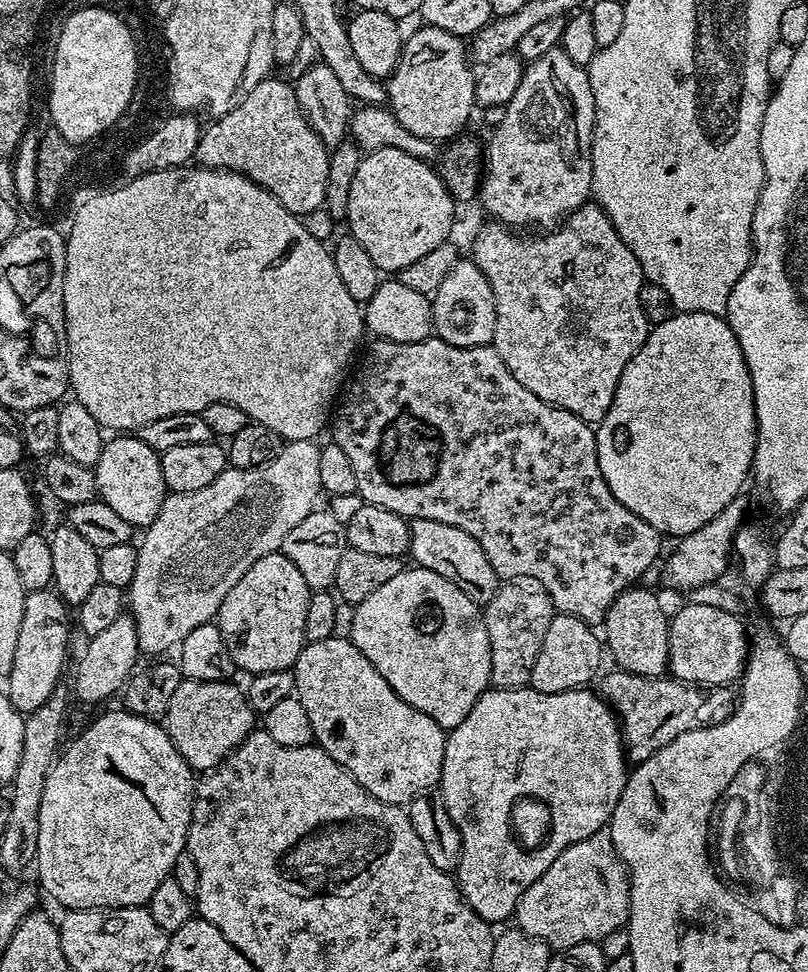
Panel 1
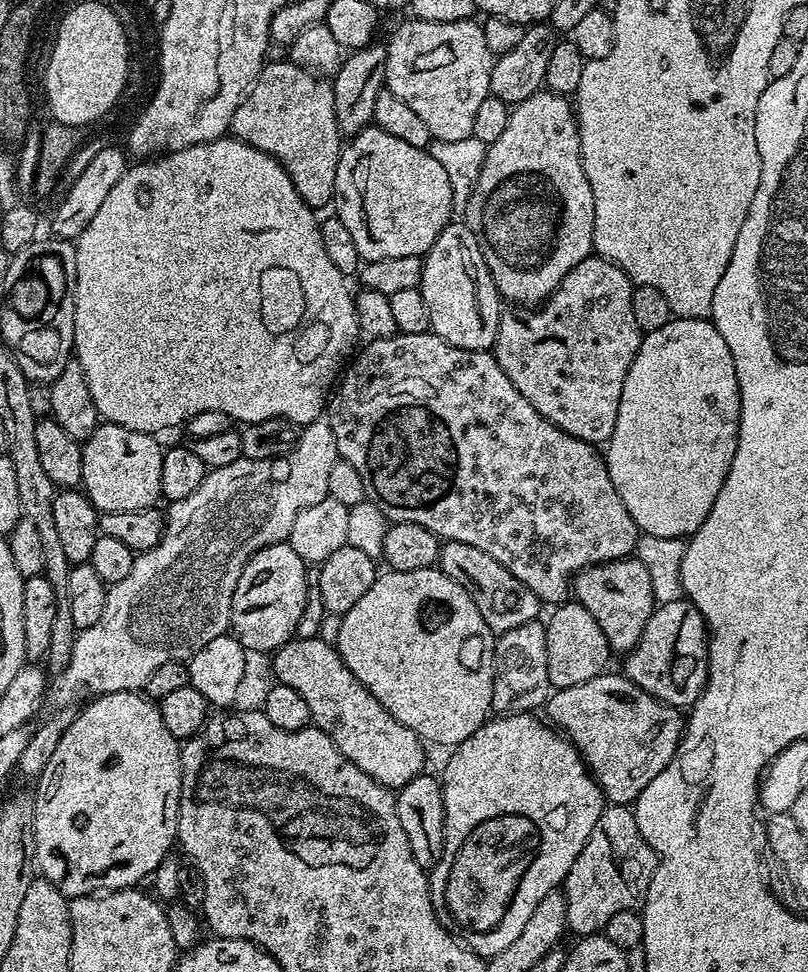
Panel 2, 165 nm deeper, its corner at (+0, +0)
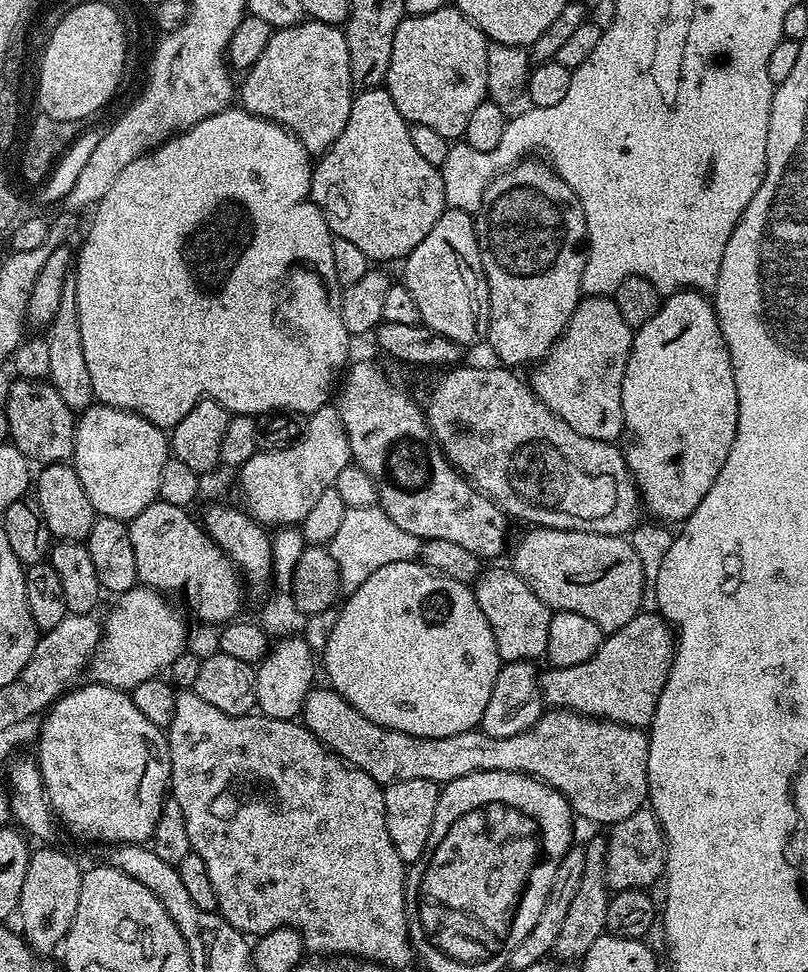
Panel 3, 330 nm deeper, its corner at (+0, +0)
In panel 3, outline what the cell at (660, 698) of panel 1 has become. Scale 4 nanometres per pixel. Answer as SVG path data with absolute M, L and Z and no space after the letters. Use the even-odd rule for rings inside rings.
M313 687L304 700L304 727L309 728L323 744L327 744L341 760L354 768L361 768L382 786L410 778L426 778L443 786L451 780L475 772L524 772L560 791L579 819L581 816L592 824L605 826L630 818L630 814L641 811L648 800L648 732L645 729L631 728L629 724L619 724L617 720L585 716L571 710L548 710L532 727L506 738L487 736L482 730L463 732L446 738L422 738L405 732L389 732L381 724L370 722L361 712L351 708L331 687L320 687Z

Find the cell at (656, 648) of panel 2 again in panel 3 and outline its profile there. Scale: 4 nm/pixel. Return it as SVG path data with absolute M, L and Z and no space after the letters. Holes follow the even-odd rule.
M641 611L622 630L607 633L601 639L598 650L586 662L565 668L549 667L548 673L540 676L540 691L545 705L559 706L564 710L581 712L585 716L595 716L605 720L617 720L619 724L629 724L631 728L647 729L652 723L658 698L668 681L672 669L672 659L676 656L677 637L673 625L656 612Z

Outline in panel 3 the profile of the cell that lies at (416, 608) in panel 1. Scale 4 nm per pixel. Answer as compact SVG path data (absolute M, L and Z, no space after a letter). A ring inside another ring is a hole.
M415 559L393 562L375 570L356 588L351 589L350 597L336 614L334 634L330 634L330 642L326 642L322 653L322 672L328 675L327 683L333 692L337 692L354 710L358 710L370 722L381 724L389 732L405 732L411 736L422 738L446 738L454 734L471 732L483 721L486 702L490 702L490 694L494 690L494 682L498 678L502 661L498 654L498 646L494 634L490 630L490 622L486 622L486 614L476 601L476 593L462 582L454 582L454 578L439 576L430 571Z

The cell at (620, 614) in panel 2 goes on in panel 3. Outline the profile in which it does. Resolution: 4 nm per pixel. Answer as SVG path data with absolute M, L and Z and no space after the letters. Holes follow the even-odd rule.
M539 526L528 530L520 540L516 553L512 556L510 567L516 575L521 576L538 594L538 598L550 610L577 612L582 618L598 625L601 633L607 634L622 630L642 611L642 562L634 550L631 539L624 536L607 536L593 532L571 532L569 528L542 528Z

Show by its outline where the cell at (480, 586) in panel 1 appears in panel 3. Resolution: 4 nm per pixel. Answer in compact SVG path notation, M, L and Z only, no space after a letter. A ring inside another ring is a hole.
M511 567L492 568L481 571L474 584L476 601L490 622L490 630L496 639L501 661L527 660L539 661L546 653L546 638L550 634L552 612L530 590L530 586L521 576L516 575Z

